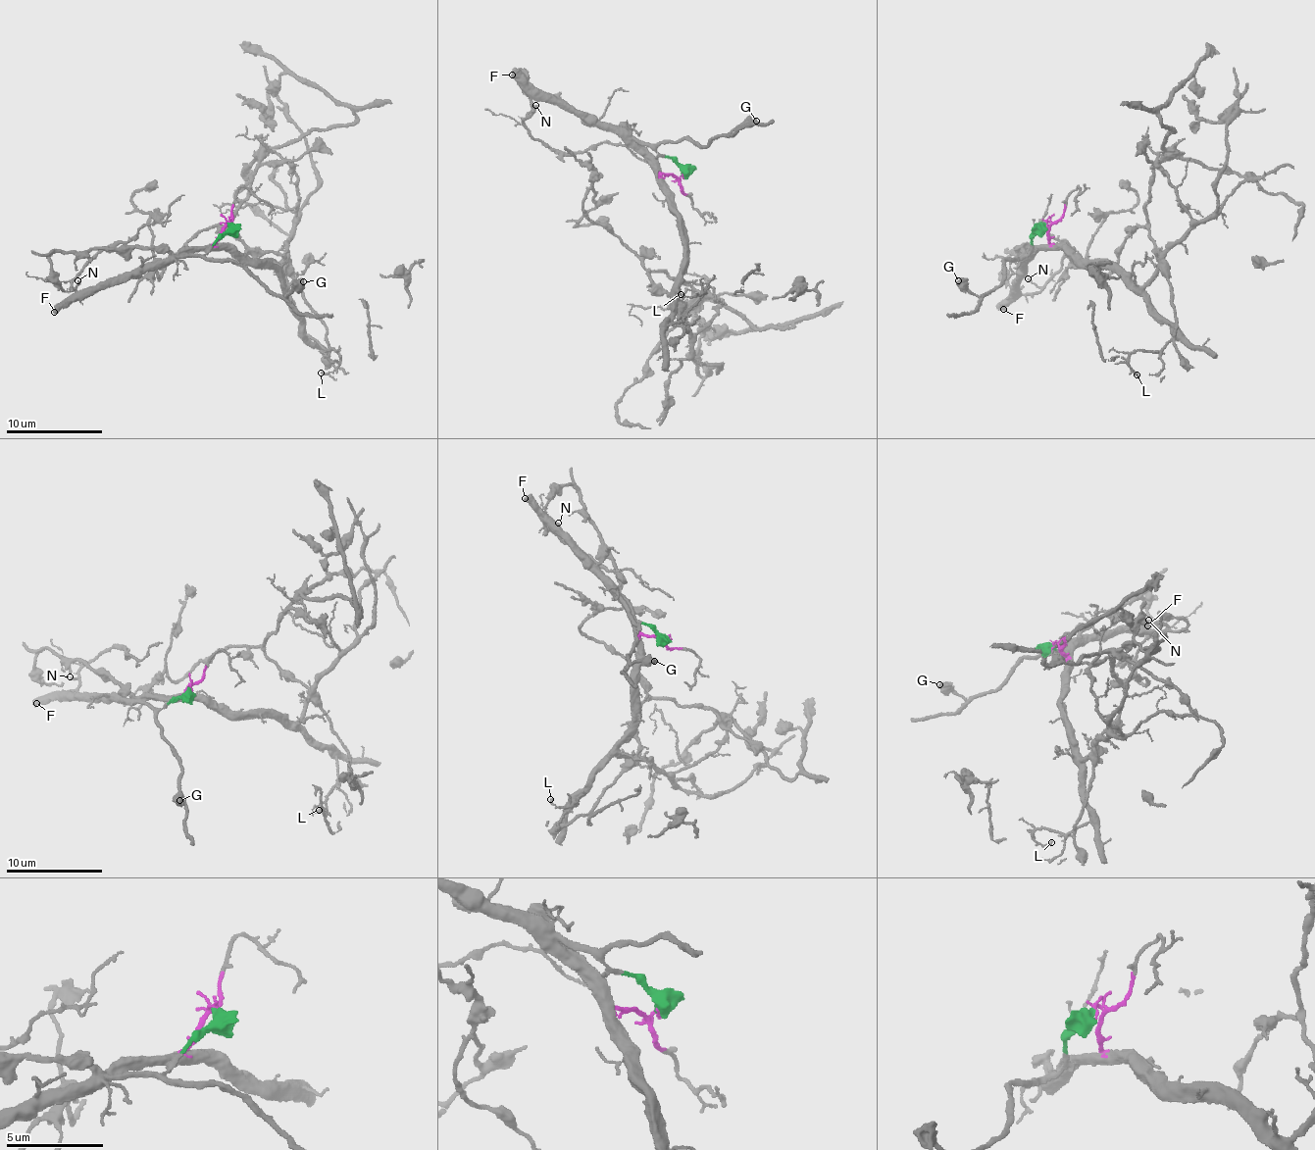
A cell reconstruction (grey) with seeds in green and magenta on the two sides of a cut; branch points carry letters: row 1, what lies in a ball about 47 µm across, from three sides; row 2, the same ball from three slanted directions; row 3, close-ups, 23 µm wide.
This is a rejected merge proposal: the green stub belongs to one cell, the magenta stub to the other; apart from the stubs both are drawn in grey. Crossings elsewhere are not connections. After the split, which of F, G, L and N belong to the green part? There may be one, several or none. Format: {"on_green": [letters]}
{"on_green": ["G"]}

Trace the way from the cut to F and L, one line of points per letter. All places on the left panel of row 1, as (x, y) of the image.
F: (231, 226), (227, 224), (209, 246), (183, 248), (162, 266), (87, 287), (53, 311)
L: (231, 226), (227, 224), (218, 246), (276, 270), (300, 324), (339, 356), (331, 373), (322, 373)

